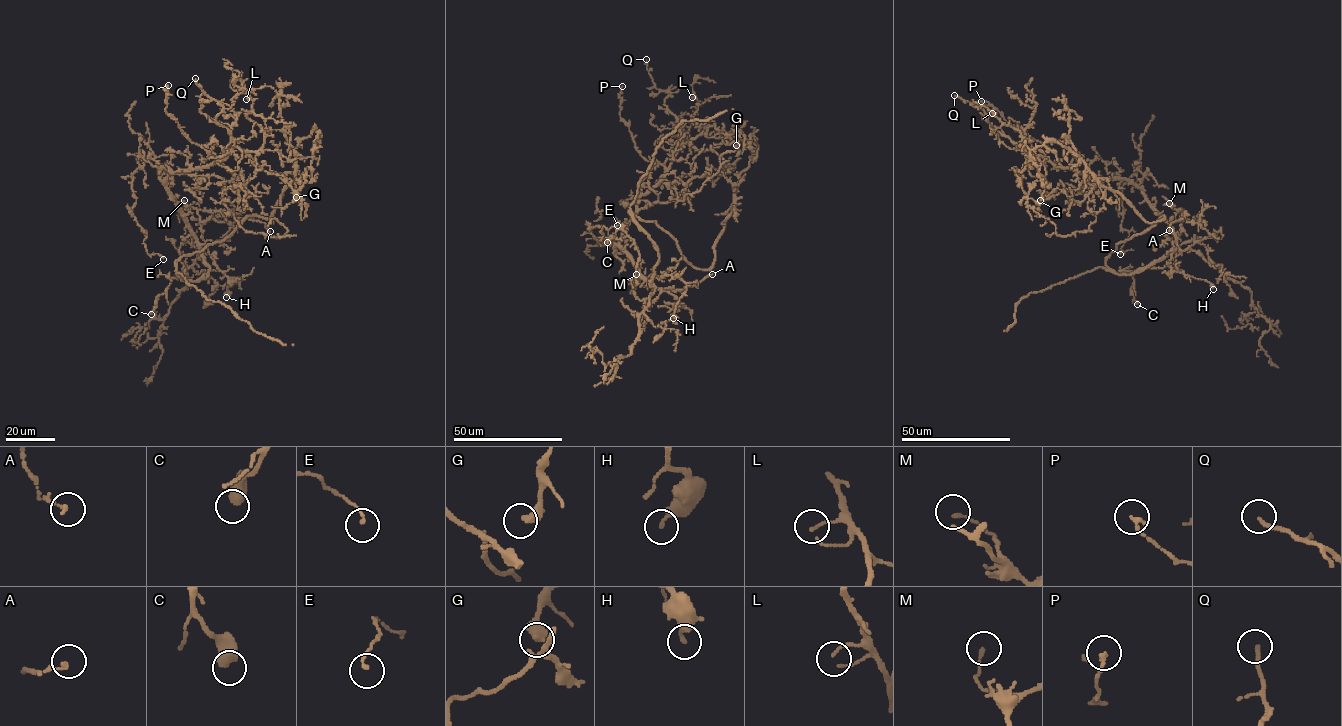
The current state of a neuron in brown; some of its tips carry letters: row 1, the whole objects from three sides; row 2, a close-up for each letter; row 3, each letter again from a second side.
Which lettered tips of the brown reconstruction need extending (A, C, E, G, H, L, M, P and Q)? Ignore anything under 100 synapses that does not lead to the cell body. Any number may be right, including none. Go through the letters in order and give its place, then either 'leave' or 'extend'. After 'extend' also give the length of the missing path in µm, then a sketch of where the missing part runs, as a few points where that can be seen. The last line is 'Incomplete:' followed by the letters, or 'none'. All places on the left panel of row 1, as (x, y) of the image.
A: place (270, 231); leave
C: place (151, 314); leave
E: place (163, 259); leave
G: place (296, 197); leave
H: place (226, 297); leave
L: place (246, 99); leave
M: place (184, 200); leave
P: place (168, 85); leave
Q: place (195, 78); leave
Incomplete: none

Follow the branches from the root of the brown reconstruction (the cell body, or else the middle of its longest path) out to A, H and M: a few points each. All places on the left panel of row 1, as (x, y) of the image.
A: (197, 280), (209, 269), (181, 210), (229, 211), (238, 218), (261, 221), (270, 231)
H: (197, 280), (209, 269), (200, 249), (204, 244), (227, 276), (240, 278), (228, 286), (226, 297)
M: (197, 280), (209, 269), (196, 235), (180, 213), (186, 208), (184, 200)

